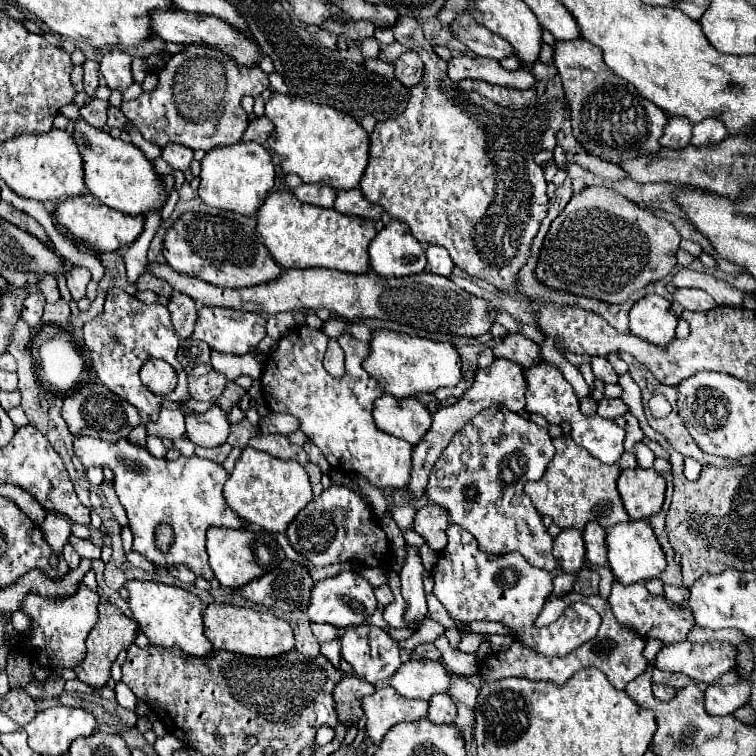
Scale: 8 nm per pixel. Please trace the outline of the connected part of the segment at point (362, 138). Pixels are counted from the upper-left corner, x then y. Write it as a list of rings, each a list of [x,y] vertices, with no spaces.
[[[277,92],[265,104],[265,116],[275,124],[267,146],[281,156],[281,168],[285,174],[297,174],[303,182],[325,184],[335,190],[359,186],[369,164],[369,134],[355,118],[335,108]]]

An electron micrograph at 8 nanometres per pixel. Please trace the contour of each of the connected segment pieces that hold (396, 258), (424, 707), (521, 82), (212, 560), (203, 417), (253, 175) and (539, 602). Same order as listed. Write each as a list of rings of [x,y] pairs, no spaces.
[[[391,220],[369,244],[371,268],[385,278],[411,276],[425,270],[427,258],[411,228],[401,220]]]
[[[381,686],[371,696],[363,698],[363,712],[367,716],[367,736],[373,744],[381,744],[383,736],[399,722],[421,720],[427,716],[429,702],[407,700],[393,688]]]
[[[481,56],[451,58],[447,62],[447,74],[455,83],[463,78],[477,78],[477,80],[485,80],[489,84],[513,86],[513,88],[535,88],[535,84],[537,84],[535,76],[529,70],[523,70],[523,74],[511,74],[497,60],[489,60],[489,58],[481,58]]]
[[[211,526],[207,530],[207,554],[209,554],[209,566],[215,574],[215,578],[225,588],[243,586],[245,582],[251,582],[253,578],[259,578],[261,574],[277,568],[281,564],[281,560],[285,558],[283,548],[275,540],[275,536],[257,526],[239,528],[239,530]]]
[[[211,406],[203,414],[189,414],[185,420],[187,420],[185,436],[193,444],[215,448],[227,442],[229,422],[227,422],[227,414],[219,406]]]
[[[237,142],[233,146],[221,146],[207,152],[201,162],[199,198],[219,210],[253,216],[265,202],[267,194],[275,186],[275,164],[265,146],[257,142]]]
[[[449,524],[447,546],[441,550],[439,560],[433,568],[433,580],[433,594],[447,608],[449,616],[461,624],[471,624],[477,620],[501,622],[511,630],[511,636],[523,646],[541,646],[541,650],[535,652],[543,656],[565,656],[577,648],[555,646],[555,642],[551,640],[551,630],[555,630],[555,626],[545,628],[549,630],[549,634],[543,632],[543,628],[535,626],[535,618],[539,616],[539,610],[543,608],[545,600],[551,596],[553,584],[549,572],[529,566],[525,558],[521,558],[521,554],[485,554],[477,548],[477,542],[467,530],[457,524]]]

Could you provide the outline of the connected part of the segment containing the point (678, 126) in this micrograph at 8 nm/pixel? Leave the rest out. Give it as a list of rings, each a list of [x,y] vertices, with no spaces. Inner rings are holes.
[[[669,118],[665,126],[665,134],[661,136],[661,146],[669,150],[683,150],[689,146],[693,124],[687,118]]]

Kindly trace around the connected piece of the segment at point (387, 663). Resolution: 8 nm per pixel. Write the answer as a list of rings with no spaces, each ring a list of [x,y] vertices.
[[[369,624],[349,626],[343,632],[343,638],[341,638],[341,656],[353,666],[353,670],[355,670],[355,674],[359,678],[365,678],[373,686],[385,684],[389,680],[389,676],[393,676],[399,670],[399,666],[401,666],[397,642],[383,628],[369,626]]]

